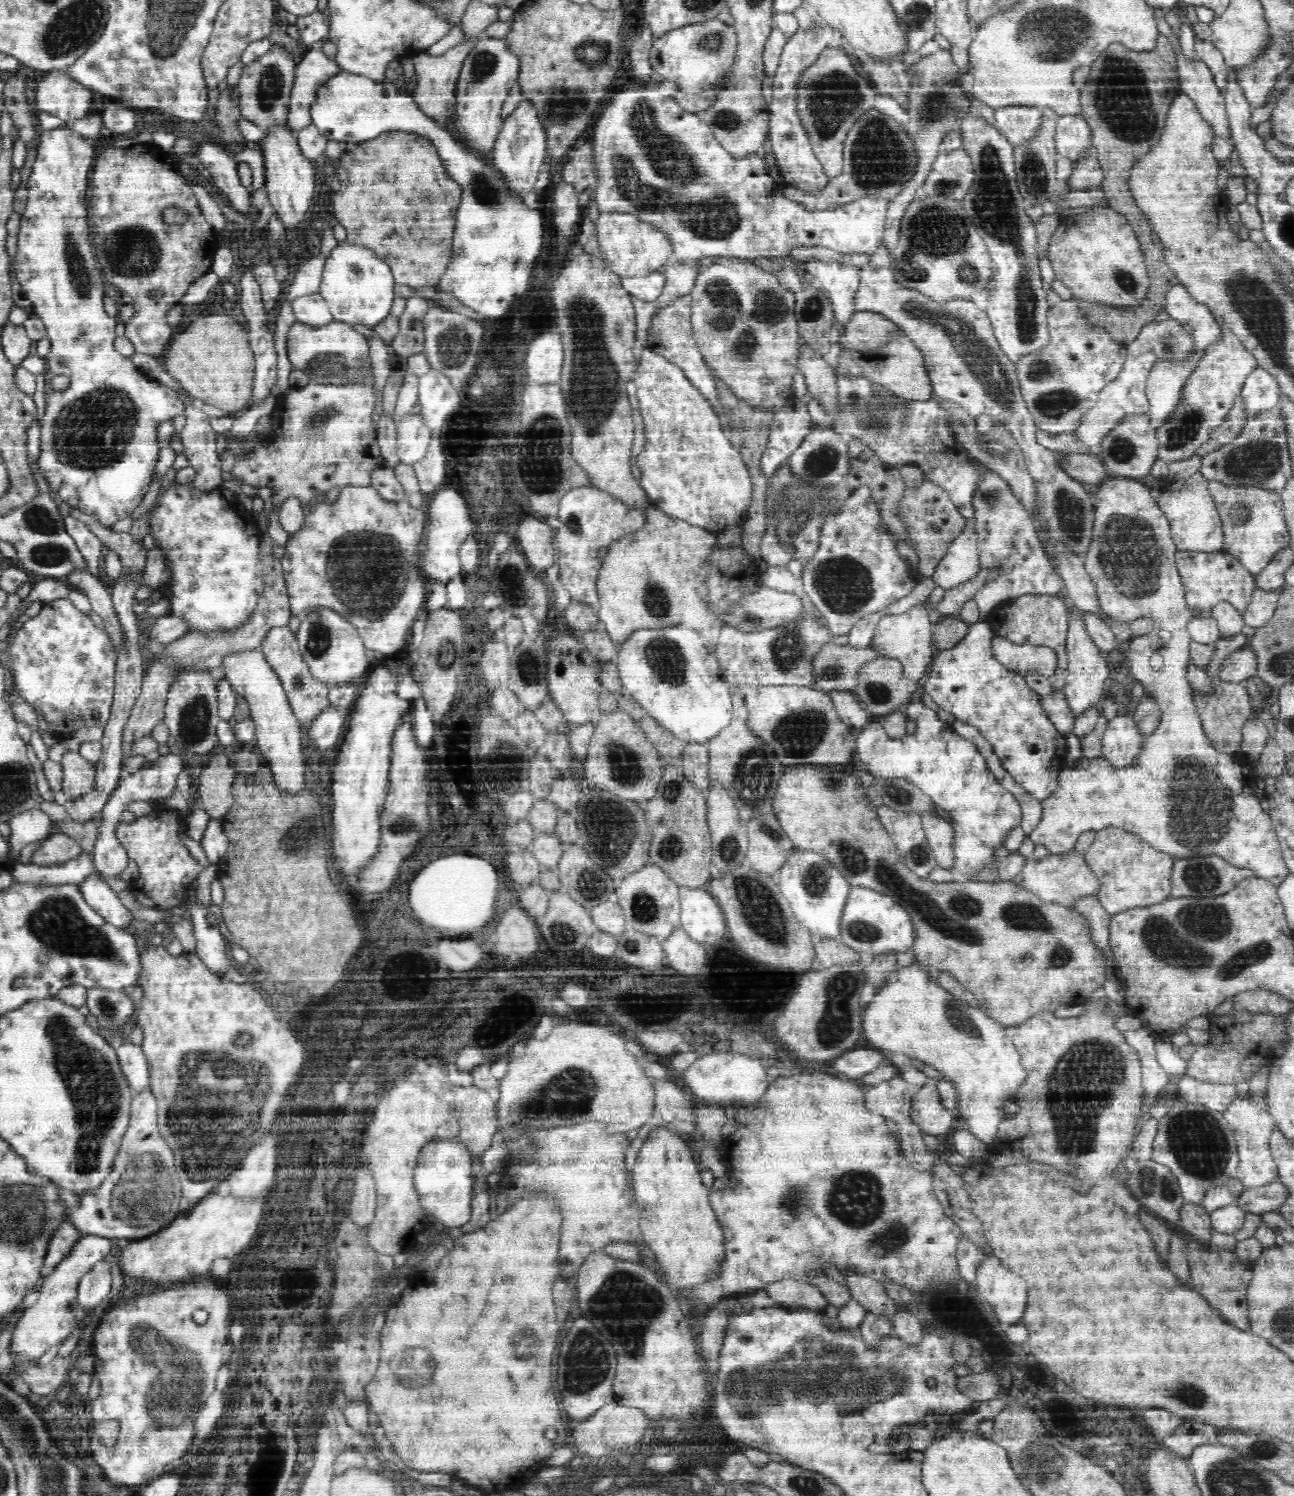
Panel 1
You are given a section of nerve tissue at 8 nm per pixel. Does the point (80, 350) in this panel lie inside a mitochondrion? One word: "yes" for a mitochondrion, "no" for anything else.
no

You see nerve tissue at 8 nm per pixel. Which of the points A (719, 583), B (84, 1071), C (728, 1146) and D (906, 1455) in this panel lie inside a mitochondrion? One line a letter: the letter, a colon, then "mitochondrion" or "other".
A: other
B: mitochondrion
C: other
D: other

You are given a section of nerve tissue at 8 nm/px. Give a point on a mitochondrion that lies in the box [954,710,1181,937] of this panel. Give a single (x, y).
(1022, 915)

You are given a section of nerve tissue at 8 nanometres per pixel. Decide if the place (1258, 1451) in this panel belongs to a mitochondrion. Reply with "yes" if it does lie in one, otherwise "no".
yes

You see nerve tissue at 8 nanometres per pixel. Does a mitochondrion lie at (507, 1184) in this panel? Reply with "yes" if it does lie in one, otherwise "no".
no

